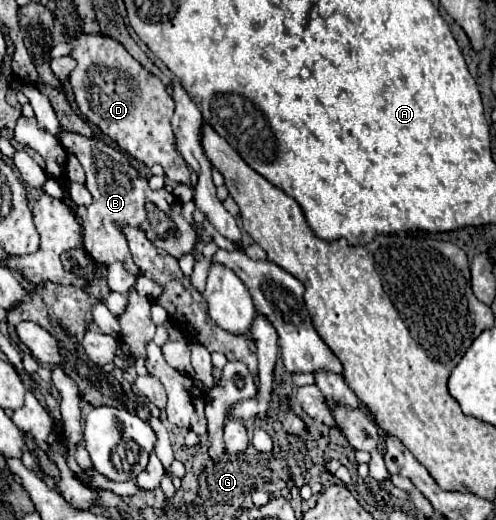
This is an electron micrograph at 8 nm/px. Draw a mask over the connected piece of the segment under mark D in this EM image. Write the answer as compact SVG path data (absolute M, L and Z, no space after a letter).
M81 30L69 40L69 44L71 56L77 60L75 70L69 74L69 84L73 88L79 112L95 124L103 136L117 142L117 146L133 158L149 168L153 164L161 164L171 182L187 184L189 166L175 146L175 136L171 130L173 98L167 92L167 86L157 76L147 72L117 40L109 36L85 34Z

